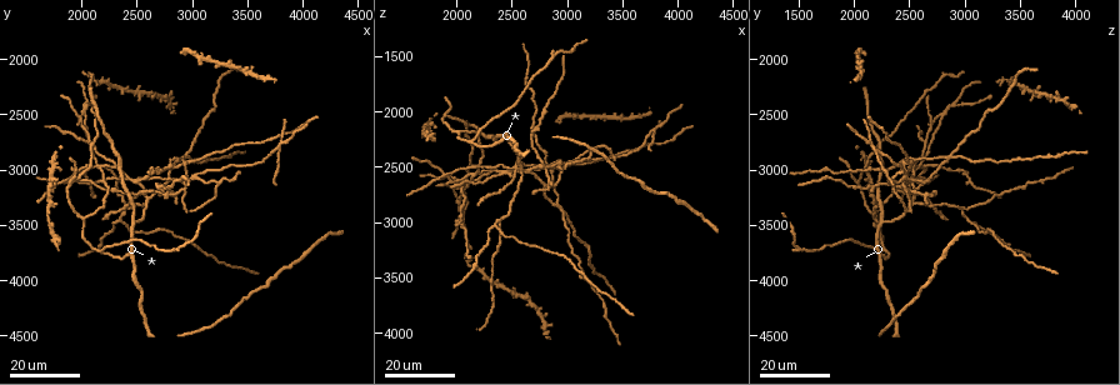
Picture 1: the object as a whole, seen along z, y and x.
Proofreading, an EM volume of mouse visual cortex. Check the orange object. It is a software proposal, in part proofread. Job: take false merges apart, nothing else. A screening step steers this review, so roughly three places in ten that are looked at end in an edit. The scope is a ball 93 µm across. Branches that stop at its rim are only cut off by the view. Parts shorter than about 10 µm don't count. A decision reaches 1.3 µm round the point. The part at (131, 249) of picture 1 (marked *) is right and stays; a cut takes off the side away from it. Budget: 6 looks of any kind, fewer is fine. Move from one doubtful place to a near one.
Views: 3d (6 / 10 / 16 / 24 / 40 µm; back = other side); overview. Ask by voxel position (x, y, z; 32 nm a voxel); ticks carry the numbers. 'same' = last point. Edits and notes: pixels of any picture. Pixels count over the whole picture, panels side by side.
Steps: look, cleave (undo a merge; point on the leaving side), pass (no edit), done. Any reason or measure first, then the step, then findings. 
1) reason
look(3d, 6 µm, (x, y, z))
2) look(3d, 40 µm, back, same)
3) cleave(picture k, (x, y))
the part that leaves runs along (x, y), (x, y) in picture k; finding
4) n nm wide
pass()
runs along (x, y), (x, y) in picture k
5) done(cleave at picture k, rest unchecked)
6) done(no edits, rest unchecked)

a fork
look(3d, 16 µm, (2040, 2740, 2620))

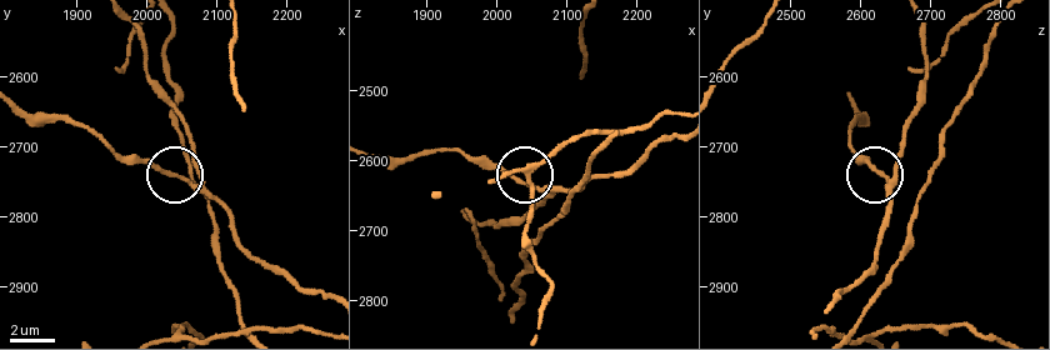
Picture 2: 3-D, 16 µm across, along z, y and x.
zoom in
look(3d, 6 µm, (2060, 2750, 2640))

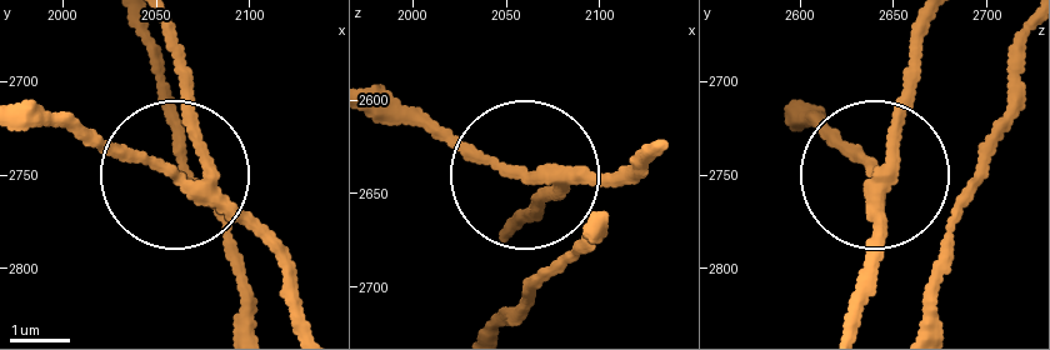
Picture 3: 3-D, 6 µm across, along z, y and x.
220 nm wide
pass()
runs along (846, 328), (871, 183), (786, 109) in picture 3; continuous, no second neuron

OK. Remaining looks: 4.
a fork
look(3d, 24 µm, (2300, 2940, 2520))

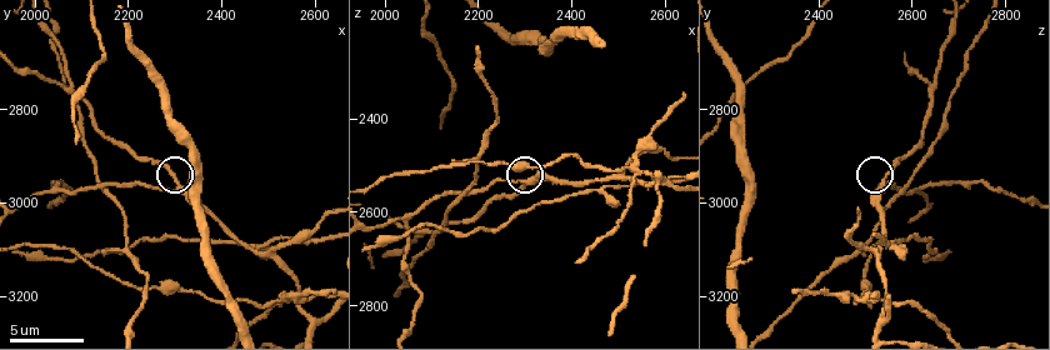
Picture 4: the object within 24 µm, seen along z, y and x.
look(3d, 10 µm, (2300, 2975, 2530))

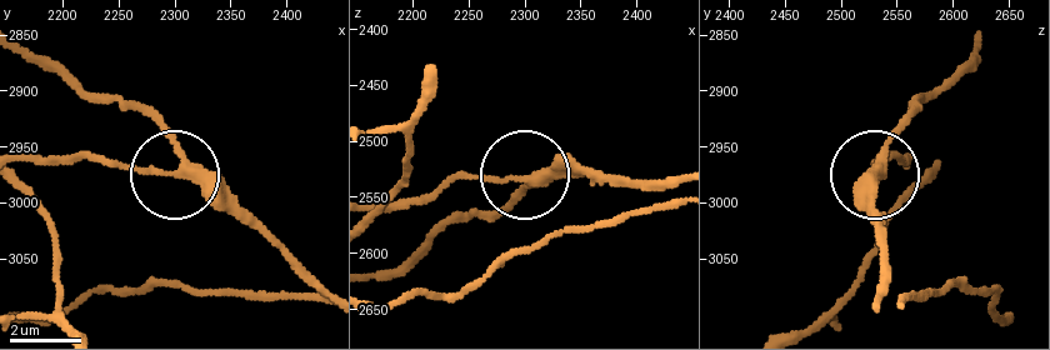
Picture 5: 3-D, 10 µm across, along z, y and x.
3 arms
pass()
runs along (329, 301), (266, 239), (185, 179), (168, 140), (135, 106) in picture 5; one neuron here

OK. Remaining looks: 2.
side arm on a straight run
look(3d, 16 µm, (2320, 3080, 3680))

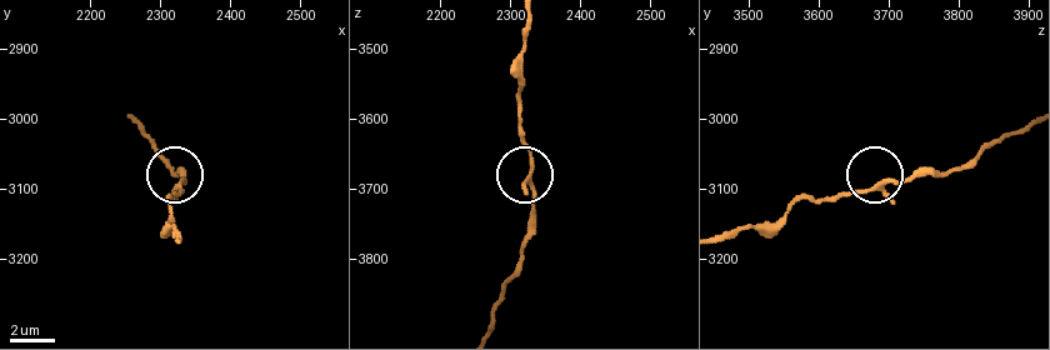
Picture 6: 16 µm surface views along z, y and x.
look(3d, 10 µm, (2330, 3100, 3660))

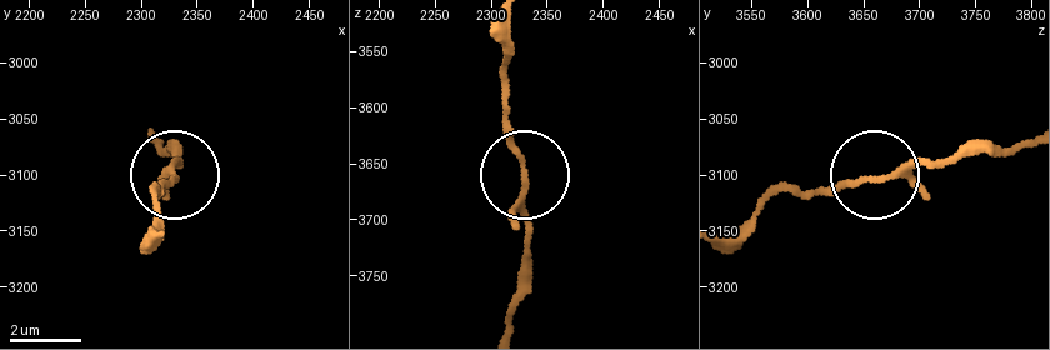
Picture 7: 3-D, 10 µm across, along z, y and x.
3 arms
pass()
runs along (511, 24), (503, 123), (529, 185), (529, 290) in picture 7; continuous, no second neuron

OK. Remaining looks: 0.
done(no edits, rest unchecked)

